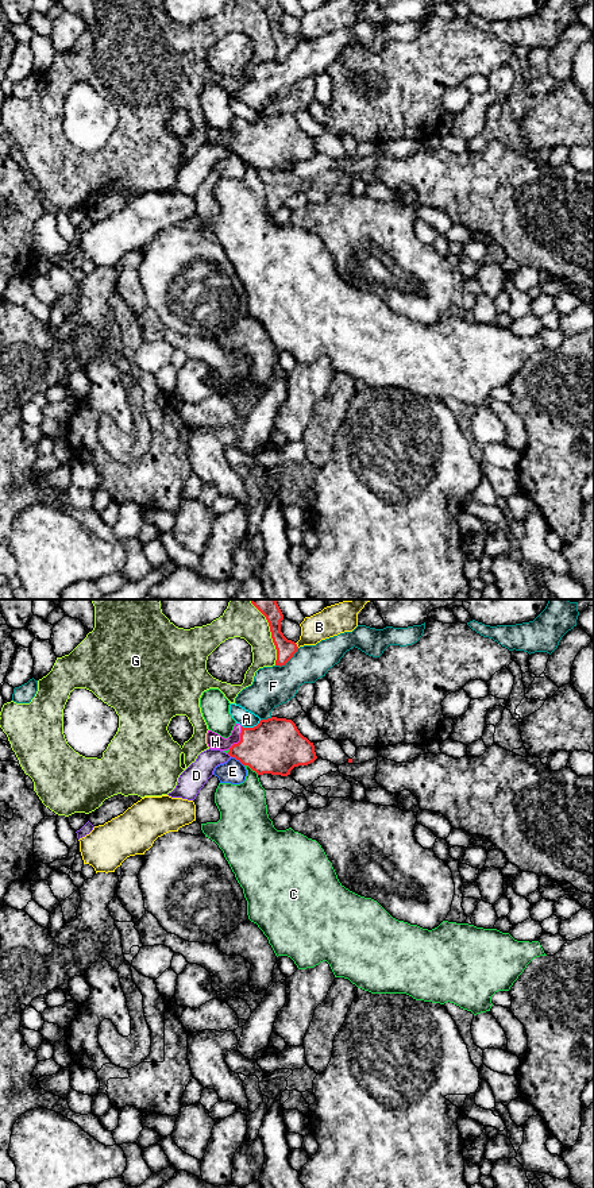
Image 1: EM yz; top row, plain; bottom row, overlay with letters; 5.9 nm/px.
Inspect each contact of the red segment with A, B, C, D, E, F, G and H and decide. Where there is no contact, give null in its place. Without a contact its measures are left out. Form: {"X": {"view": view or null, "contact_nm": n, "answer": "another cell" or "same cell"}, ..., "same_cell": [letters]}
{"A": {"view": "yz", "contact_nm": 130, "answer": "another cell"}, "B": {"view": "yz", "contact_nm": 40, "answer": "another cell"}, "C": {"view": "yz", "contact_nm": 110, "answer": "another cell"}, "D": {"view": "yz", "contact_nm": 40, "answer": "another cell"}, "E": {"view": "yz", "contact_nm": 100, "answer": "another cell"}, "F": {"view": "yz", "contact_nm": 180, "answer": "another cell"}, "G": {"view": "yz", "contact_nm": 380, "answer": "another cell"}, "H": {"view": "yz", "contact_nm": 160, "answer": "same cell"}, "same_cell": ["H"]}

